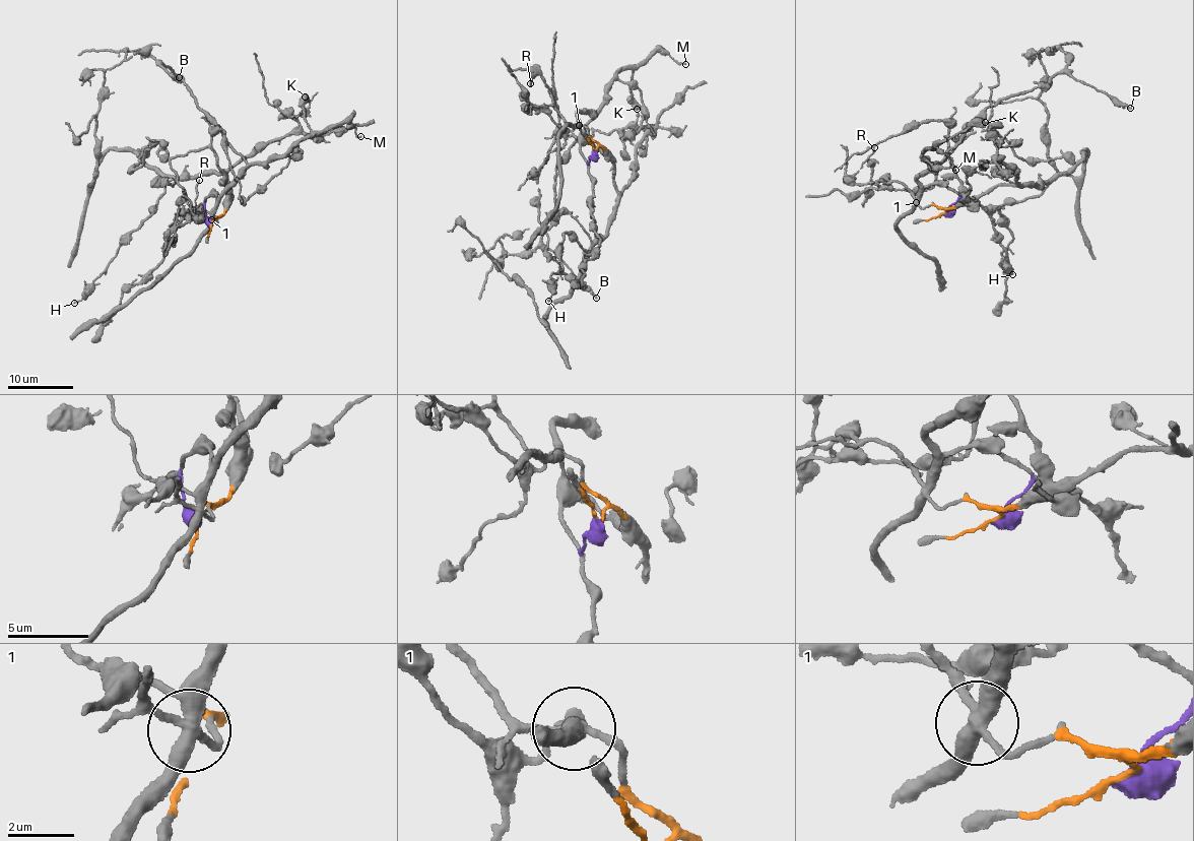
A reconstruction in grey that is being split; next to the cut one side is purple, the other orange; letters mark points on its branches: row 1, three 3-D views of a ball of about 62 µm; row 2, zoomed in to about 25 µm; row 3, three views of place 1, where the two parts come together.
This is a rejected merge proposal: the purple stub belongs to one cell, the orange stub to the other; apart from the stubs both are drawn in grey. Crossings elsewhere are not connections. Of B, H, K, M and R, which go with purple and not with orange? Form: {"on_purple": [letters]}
{"on_purple": ["B", "K", "M"]}

